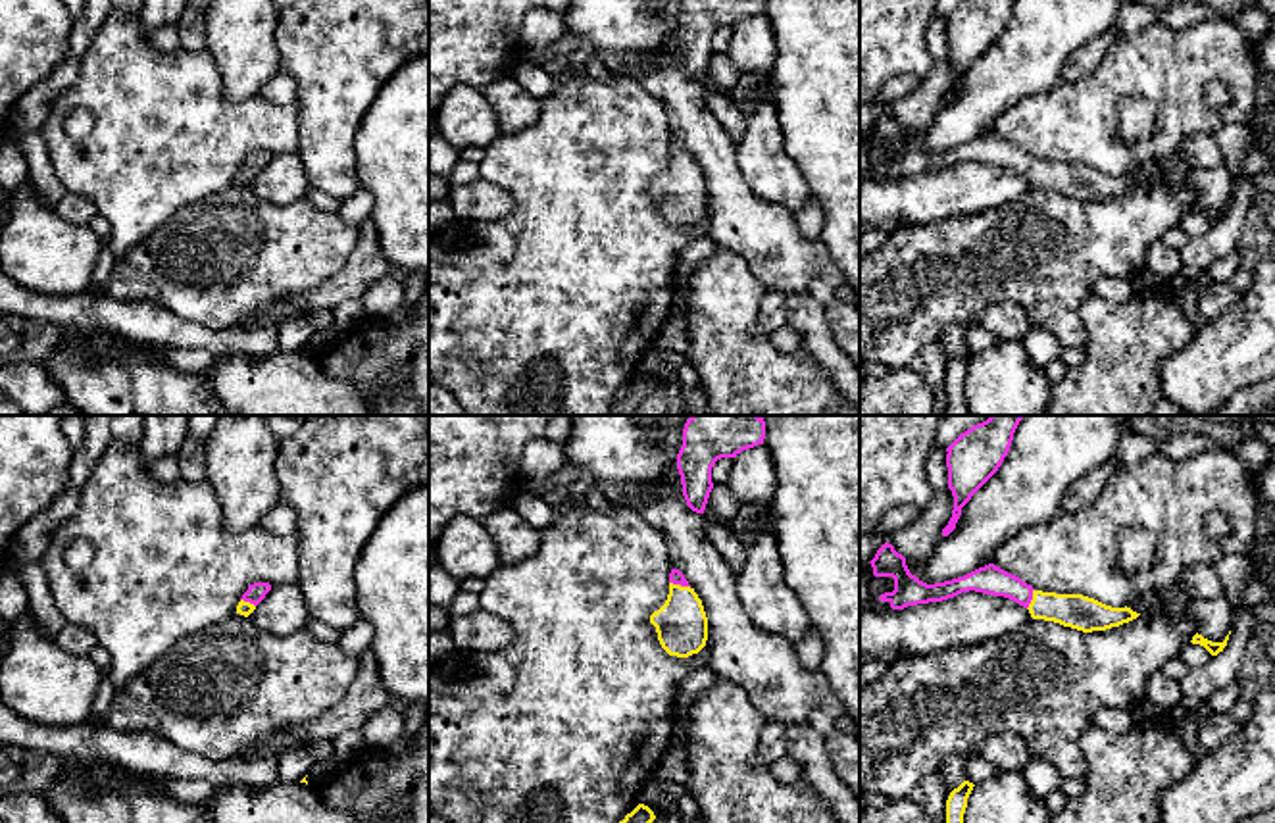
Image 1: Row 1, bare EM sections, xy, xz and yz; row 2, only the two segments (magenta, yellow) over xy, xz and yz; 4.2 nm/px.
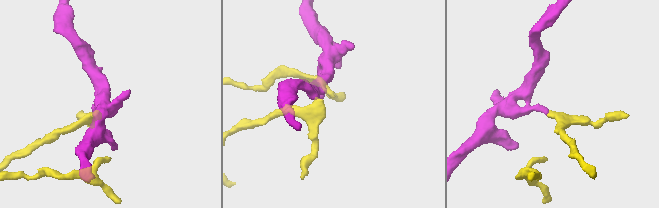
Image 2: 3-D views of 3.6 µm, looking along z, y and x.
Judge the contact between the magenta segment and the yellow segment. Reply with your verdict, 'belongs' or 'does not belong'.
belongs

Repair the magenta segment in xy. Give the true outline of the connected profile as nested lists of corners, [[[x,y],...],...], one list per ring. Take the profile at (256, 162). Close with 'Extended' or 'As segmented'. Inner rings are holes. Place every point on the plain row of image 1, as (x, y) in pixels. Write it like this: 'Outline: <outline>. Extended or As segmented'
Outline: [[[269,152],[250,154],[237,175],[237,183],[248,187],[269,160],[271,160]]]. Extended

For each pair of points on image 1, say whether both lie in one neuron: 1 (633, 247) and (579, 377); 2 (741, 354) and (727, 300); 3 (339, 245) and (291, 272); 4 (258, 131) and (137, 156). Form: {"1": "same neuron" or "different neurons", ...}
{"1": "same neuron", "2": "same neuron", "3": "same neuron", "4": "same neuron"}

